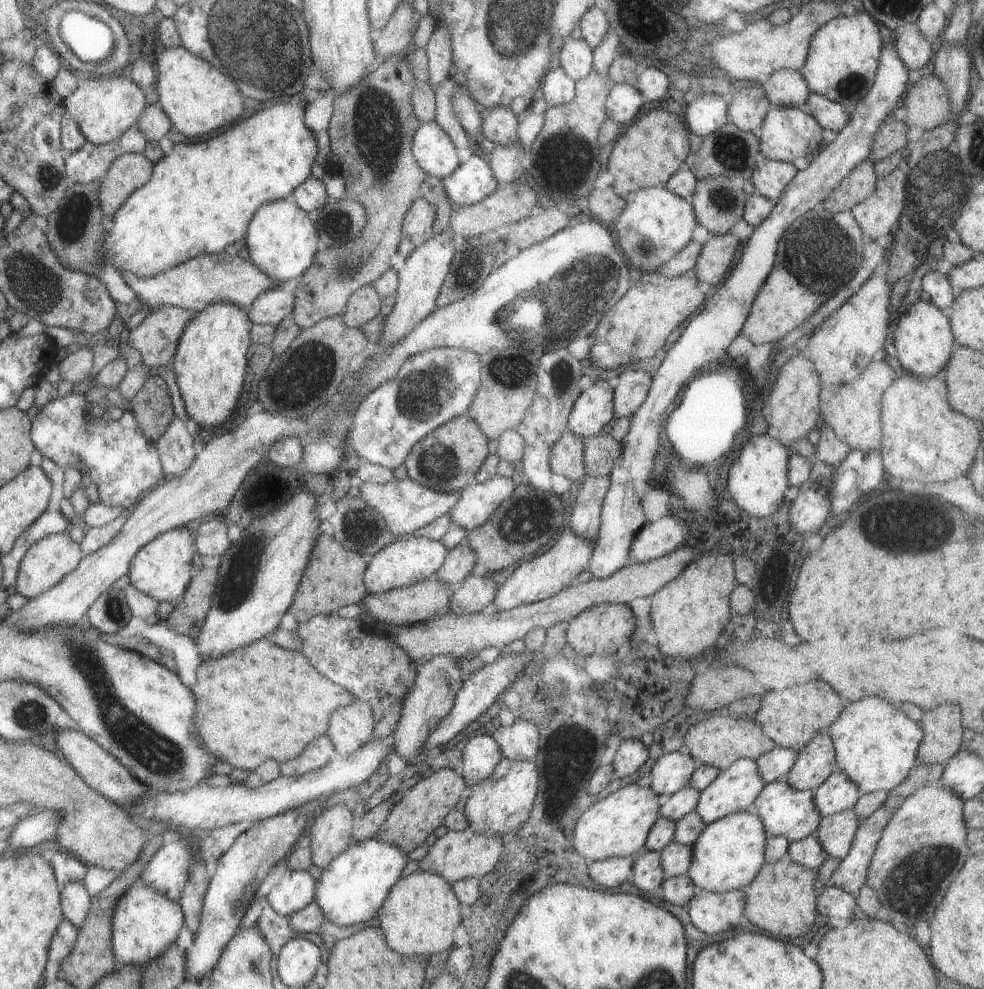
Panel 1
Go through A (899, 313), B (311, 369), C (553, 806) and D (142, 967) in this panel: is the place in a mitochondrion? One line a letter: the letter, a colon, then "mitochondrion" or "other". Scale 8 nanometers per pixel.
A: other
B: mitochondrion
C: other
D: other

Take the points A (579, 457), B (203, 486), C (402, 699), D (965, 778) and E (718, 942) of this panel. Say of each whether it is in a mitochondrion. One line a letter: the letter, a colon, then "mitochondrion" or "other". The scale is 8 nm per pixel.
A: other
B: other
C: other
D: other
E: other

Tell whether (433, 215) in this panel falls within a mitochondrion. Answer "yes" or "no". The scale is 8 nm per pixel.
no

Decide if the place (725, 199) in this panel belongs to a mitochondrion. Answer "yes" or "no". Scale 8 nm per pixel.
yes

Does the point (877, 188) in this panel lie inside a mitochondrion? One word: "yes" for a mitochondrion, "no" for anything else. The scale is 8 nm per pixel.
no

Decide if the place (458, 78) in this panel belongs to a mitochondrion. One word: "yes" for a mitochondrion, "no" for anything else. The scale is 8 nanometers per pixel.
no

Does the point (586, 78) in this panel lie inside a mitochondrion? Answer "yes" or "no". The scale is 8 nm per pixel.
no

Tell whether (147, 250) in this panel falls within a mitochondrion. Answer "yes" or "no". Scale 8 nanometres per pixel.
no

